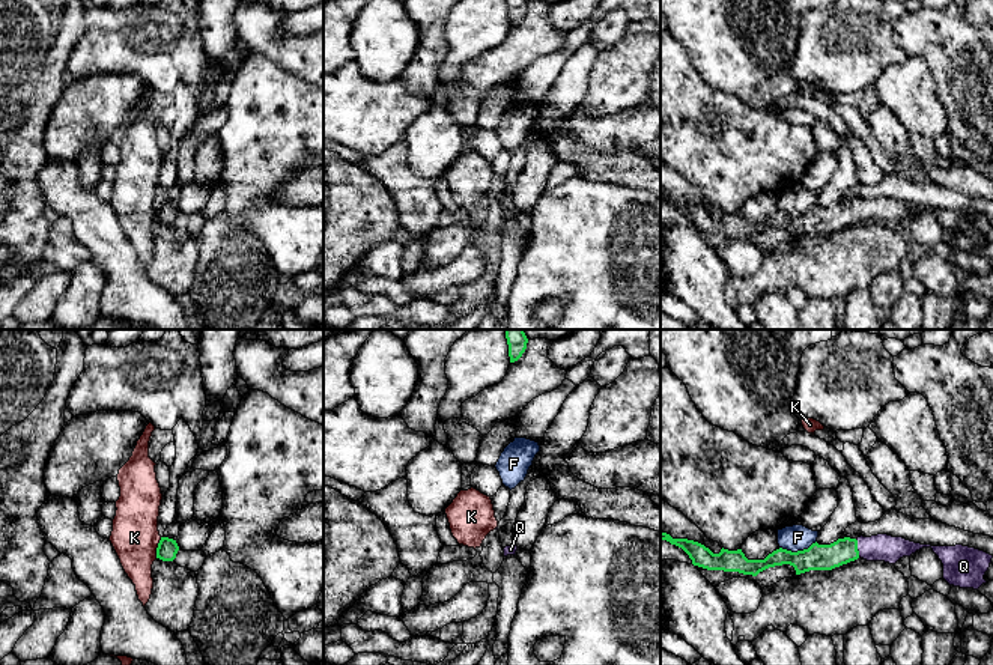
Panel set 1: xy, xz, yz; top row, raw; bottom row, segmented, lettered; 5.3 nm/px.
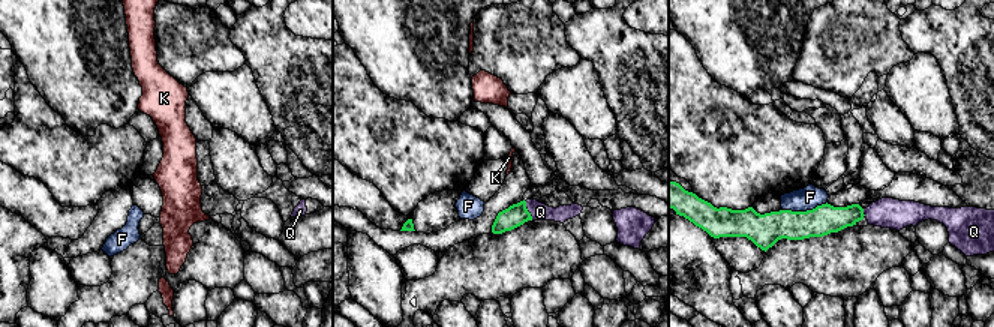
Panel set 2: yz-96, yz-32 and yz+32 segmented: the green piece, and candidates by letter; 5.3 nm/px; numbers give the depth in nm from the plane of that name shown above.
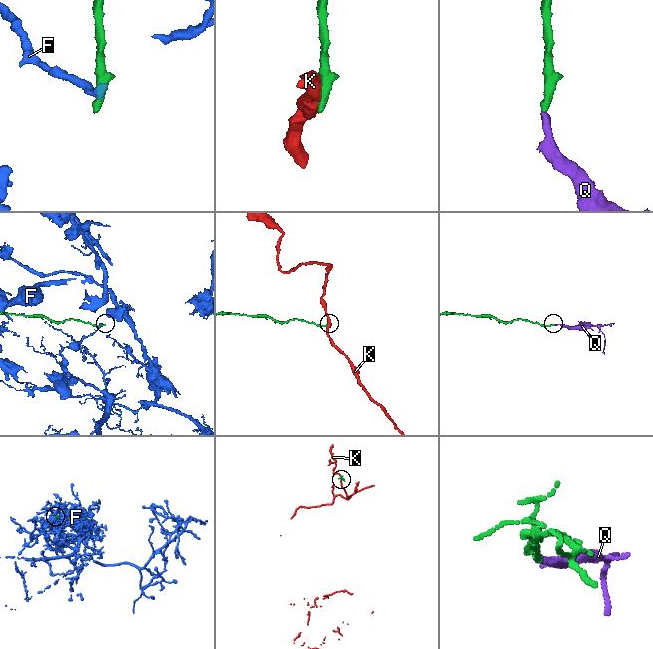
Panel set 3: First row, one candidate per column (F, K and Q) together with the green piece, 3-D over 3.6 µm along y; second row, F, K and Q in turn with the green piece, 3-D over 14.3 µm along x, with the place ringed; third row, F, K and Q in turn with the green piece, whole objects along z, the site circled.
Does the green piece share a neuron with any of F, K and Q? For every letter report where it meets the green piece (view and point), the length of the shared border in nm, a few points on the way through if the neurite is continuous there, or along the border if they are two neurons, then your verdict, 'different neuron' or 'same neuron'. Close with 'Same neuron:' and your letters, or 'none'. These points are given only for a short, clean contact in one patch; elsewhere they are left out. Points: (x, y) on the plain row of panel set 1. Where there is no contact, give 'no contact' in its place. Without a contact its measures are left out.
F: meets green in yz at (798, 214); contact 200 nm long; border along yz (816, 203), (807, 211), (796, 214), (780, 211); different neuron
K: meets green in xy at (157, 211); contact 120 nm long; border along xy (161, 200), (155, 220); different neuron
Q: meets green in yz at (856, 211); contact 100 nm long; runs through yz (817, 220), (829, 220), (856, 211), (885, 211); same neuron
Same neuron: Q

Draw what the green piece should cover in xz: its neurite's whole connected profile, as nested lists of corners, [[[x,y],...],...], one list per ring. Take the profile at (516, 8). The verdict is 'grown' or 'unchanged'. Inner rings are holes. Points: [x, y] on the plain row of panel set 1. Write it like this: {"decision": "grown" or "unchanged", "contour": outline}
{"decision": "unchanged", "contour": [[[506,0],[509,8],[510,26],[518,24],[527,12],[527,0]]]}

